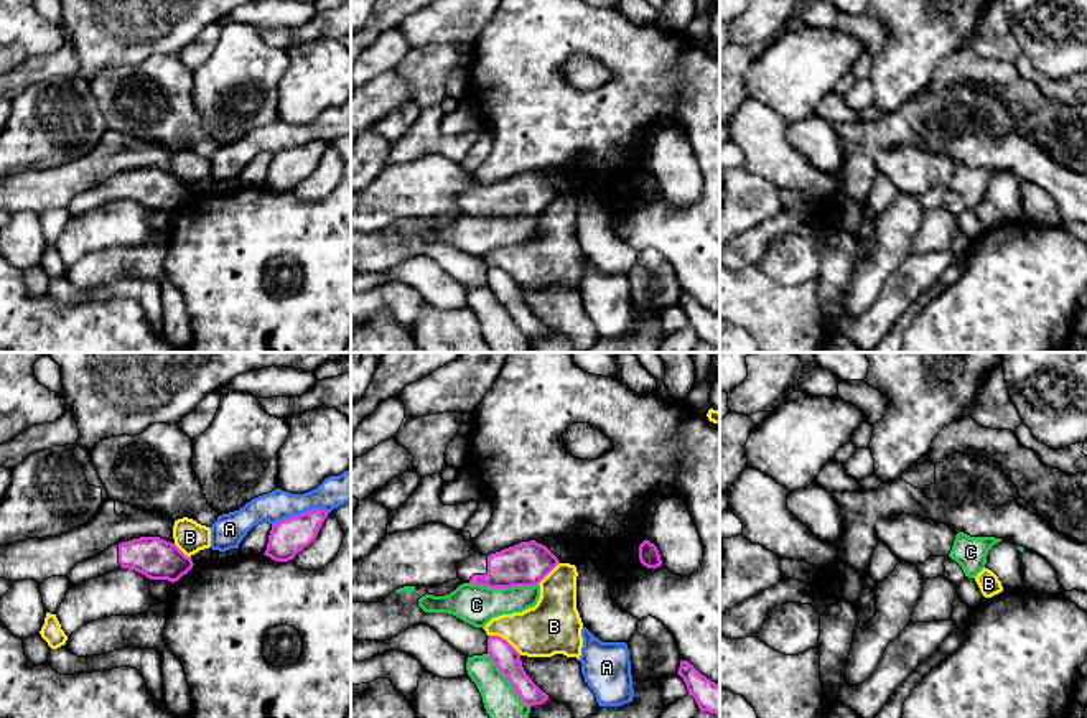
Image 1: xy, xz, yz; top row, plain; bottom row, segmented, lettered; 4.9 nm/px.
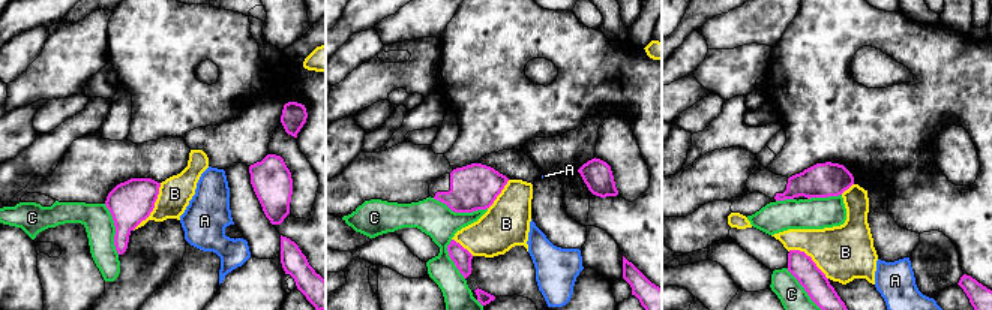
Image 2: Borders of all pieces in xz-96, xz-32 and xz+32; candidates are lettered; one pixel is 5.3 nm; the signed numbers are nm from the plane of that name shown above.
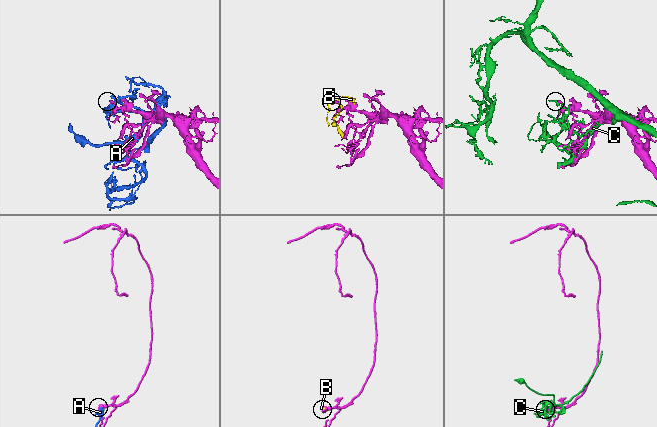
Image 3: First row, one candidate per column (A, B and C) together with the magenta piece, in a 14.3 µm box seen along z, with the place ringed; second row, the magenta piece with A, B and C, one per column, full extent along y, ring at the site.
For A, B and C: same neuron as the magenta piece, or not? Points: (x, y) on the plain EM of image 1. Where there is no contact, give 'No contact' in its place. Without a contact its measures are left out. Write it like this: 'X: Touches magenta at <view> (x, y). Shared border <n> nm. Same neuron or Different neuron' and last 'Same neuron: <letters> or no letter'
A: Touches magenta at xy (300, 145). Shared border 280 nm. Different neuron
B: Touches magenta at xz (504, 270). Shared border 190 nm. Different neuron
C: Touches magenta at xz (504, 218). Shared border 340 nm. Different neuron
Same neuron: no letter

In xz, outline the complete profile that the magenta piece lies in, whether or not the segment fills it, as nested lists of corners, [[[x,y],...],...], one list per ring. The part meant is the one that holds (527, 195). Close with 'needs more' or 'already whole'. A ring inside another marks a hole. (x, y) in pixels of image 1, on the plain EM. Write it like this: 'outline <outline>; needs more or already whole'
outline [[[530,171],[491,186],[474,184],[461,191],[456,201],[464,214],[512,219],[539,216],[558,194],[545,176]]]; needs more

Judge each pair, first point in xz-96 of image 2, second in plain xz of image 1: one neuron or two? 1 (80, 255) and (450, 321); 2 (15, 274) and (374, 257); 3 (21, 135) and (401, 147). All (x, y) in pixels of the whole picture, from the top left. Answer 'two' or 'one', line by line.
1: one
2: two
3: two

